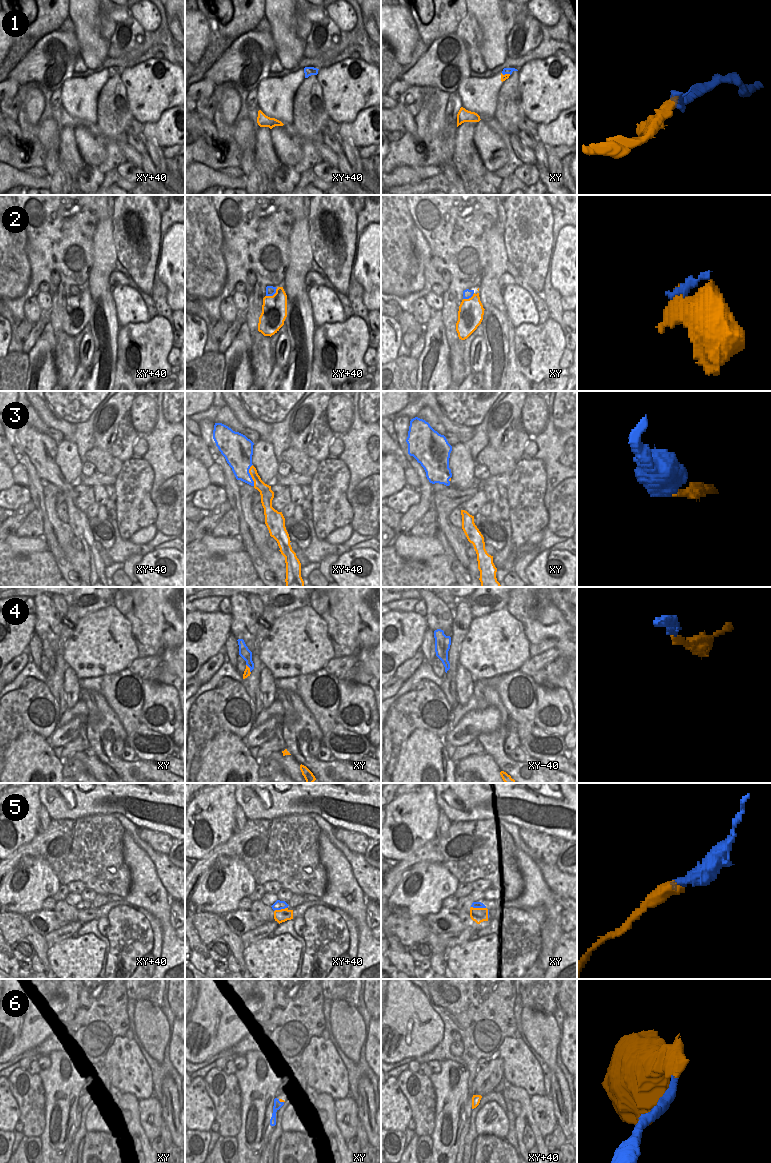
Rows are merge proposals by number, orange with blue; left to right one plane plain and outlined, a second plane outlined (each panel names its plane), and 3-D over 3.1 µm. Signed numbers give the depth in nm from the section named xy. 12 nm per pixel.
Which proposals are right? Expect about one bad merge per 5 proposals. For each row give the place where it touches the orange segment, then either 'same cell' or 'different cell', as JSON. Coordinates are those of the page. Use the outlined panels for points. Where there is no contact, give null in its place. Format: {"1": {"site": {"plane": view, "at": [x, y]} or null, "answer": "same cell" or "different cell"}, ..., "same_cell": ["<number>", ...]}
{"1": {"site": {"plane": "xy", "at": [506, 74]}, "answer": "same cell"}, "2": {"site": {"plane": "xy+40", "at": [273, 295]}, "answer": "different cell"}, "3": {"site": {"plane": "xy+40", "at": [250, 474]}, "answer": "same cell"}, "4": {"site": {"plane": "xy", "at": [249, 668]}, "answer": "same cell"}, "5": {"site": {"plane": "xy", "at": [478, 908]}, "answer": "same cell"}, "6": {"site": {"plane": "xy", "at": [281, 1101]}, "answer": "same cell"}, "same_cell": ["1", "3", "4", "5", "6"]}

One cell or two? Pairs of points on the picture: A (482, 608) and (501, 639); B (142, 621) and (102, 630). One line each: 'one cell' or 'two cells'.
A: two cells
B: two cells

